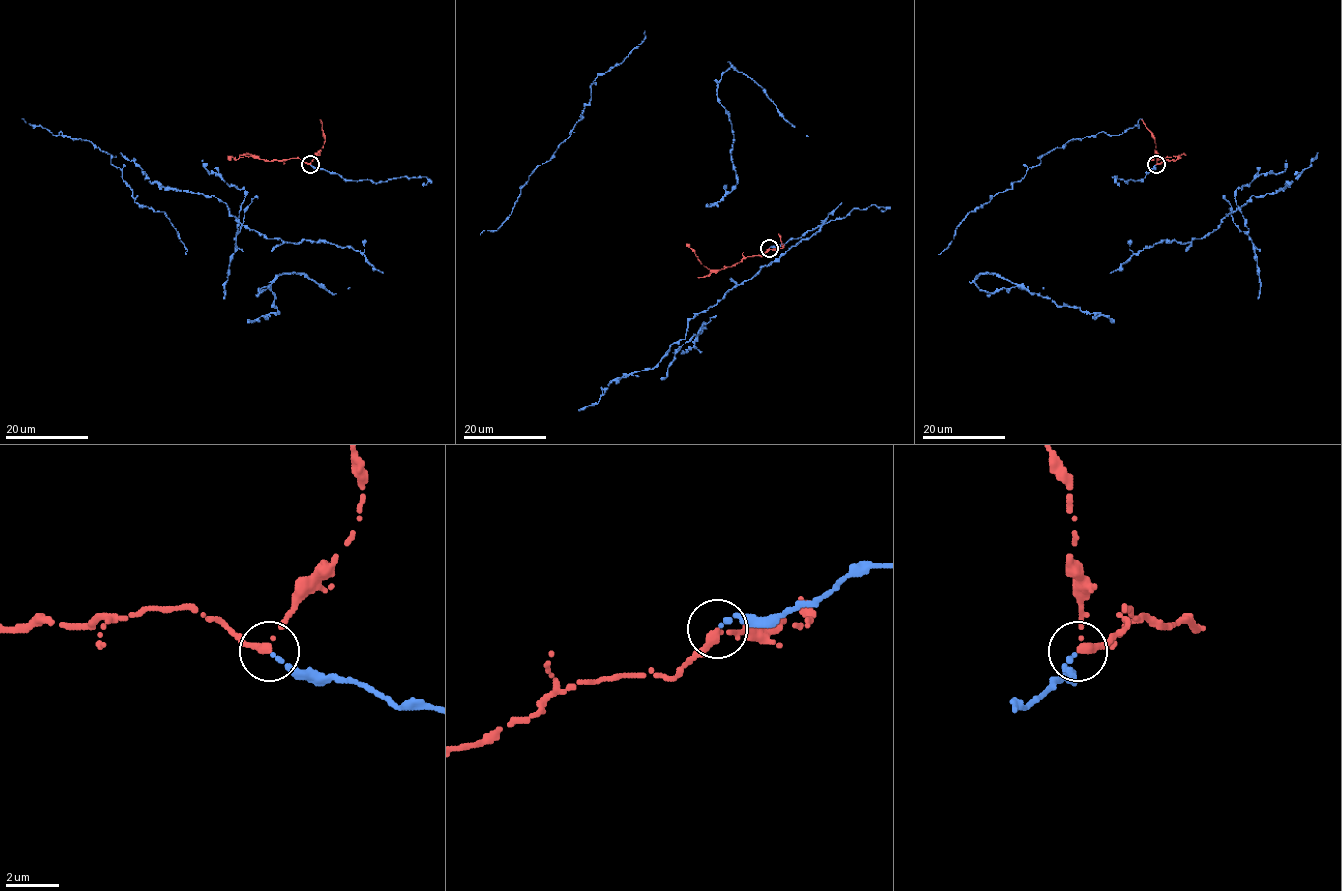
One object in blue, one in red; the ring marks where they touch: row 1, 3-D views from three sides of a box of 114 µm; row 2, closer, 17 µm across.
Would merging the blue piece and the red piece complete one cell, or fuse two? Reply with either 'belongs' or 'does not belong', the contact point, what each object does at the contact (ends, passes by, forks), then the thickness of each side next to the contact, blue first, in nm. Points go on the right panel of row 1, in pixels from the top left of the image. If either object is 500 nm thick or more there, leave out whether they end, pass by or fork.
belongs; at (1156, 164); blue ends there; red passes by; 180 nm thick on the blue side, 240 nm on the other

